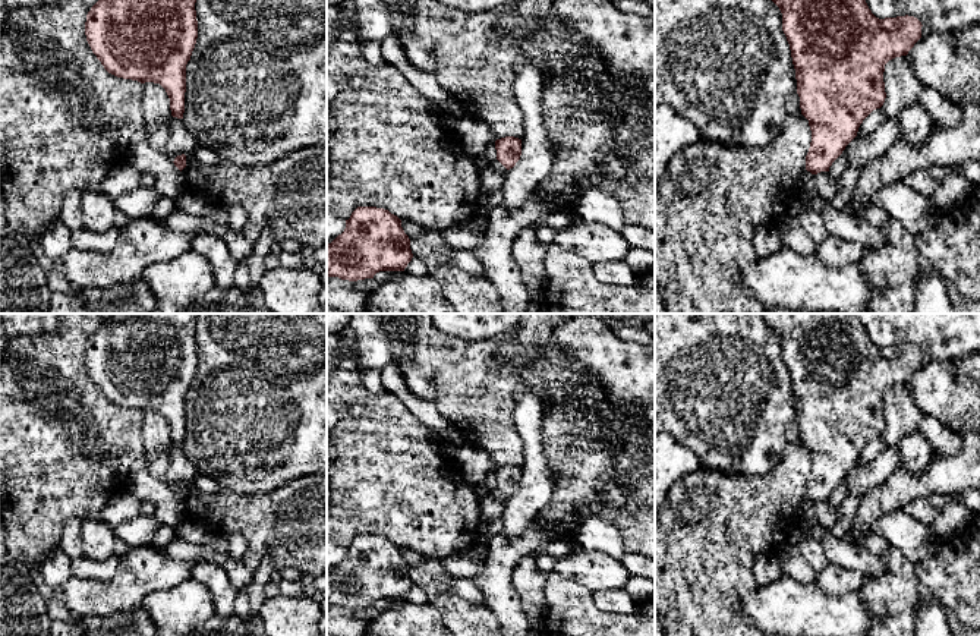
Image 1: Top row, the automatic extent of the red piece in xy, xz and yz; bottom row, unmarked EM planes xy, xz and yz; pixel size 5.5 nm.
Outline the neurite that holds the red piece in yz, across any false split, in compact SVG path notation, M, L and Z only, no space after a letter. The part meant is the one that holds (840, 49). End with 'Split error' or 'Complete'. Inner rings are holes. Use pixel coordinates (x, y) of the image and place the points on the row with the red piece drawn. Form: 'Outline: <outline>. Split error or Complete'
Outline: M772 0L782 13L782 31L790 44L795 69L801 114L809 120L812 142L806 155L806 170L812 174L829 171L832 163L857 136L863 120L885 103L885 64L907 56L921 38L921 22L914 16L876 18L866 0Z. Complete

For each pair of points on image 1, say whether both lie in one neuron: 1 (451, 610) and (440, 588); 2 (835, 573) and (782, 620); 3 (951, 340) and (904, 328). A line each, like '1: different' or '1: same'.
1: same
2: different
3: same

